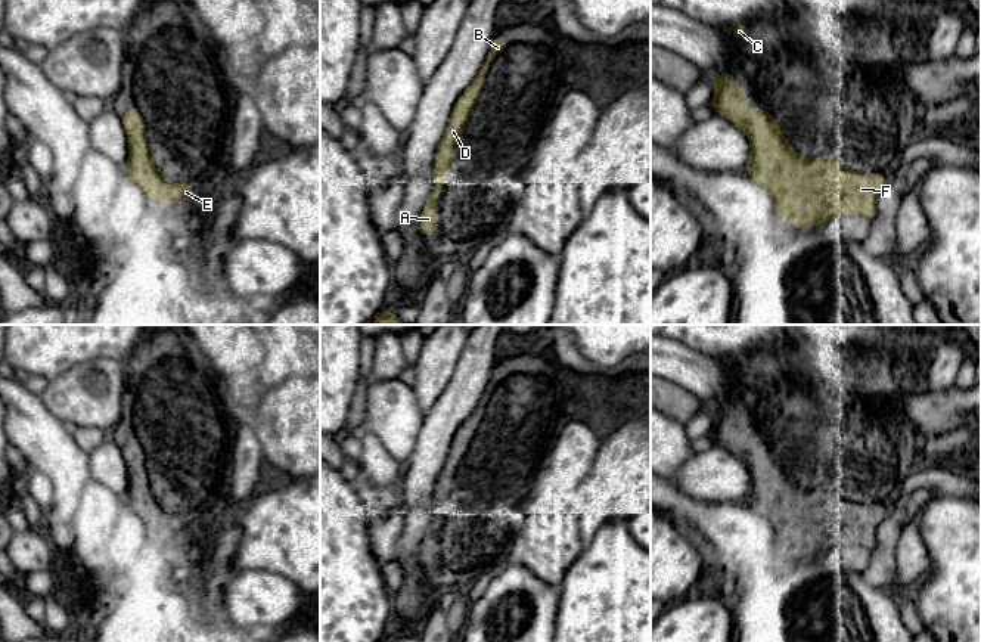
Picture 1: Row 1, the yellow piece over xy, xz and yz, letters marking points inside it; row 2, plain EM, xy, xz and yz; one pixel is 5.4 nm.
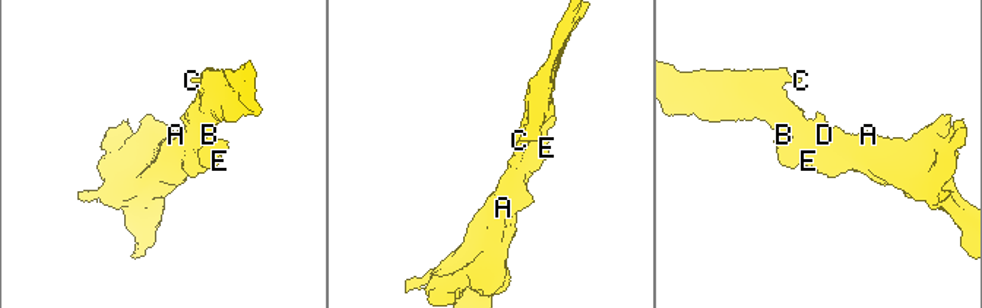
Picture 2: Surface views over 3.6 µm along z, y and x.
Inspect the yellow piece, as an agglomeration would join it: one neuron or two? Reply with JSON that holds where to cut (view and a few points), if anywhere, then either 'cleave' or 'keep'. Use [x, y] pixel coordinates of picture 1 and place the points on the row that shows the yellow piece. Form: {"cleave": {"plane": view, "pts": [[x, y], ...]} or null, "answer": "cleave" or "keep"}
{"cleave": null, "answer": "keep"}

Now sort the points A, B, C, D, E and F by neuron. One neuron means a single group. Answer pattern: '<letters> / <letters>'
A B C D E F

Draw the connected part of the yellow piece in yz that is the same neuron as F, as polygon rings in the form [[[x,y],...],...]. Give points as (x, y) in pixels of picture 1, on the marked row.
[[[717,74],[713,80],[715,94],[711,105],[715,112],[742,128],[751,140],[751,158],[743,171],[770,190],[780,218],[792,220],[798,230],[828,221],[838,214],[863,214],[870,221],[876,218],[876,198],[885,184],[885,174],[850,171],[839,164],[835,155],[810,159],[795,153],[773,115],[766,109],[746,111],[745,89],[738,87],[723,74]]]

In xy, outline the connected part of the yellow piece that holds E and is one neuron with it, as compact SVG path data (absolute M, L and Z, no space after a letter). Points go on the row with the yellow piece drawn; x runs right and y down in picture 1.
M127 111L121 115L122 125L128 137L130 179L152 201L161 201L167 205L181 204L190 199L195 187L186 183L165 182L153 167L153 156L146 142L146 125L139 111Z

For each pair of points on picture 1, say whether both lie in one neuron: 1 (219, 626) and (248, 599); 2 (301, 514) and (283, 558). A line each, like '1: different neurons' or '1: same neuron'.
1: different neurons
2: same neuron

